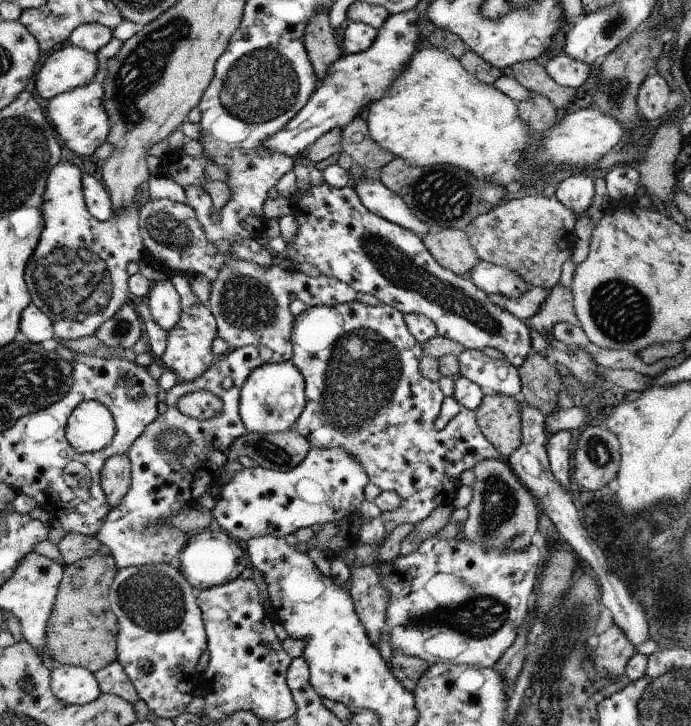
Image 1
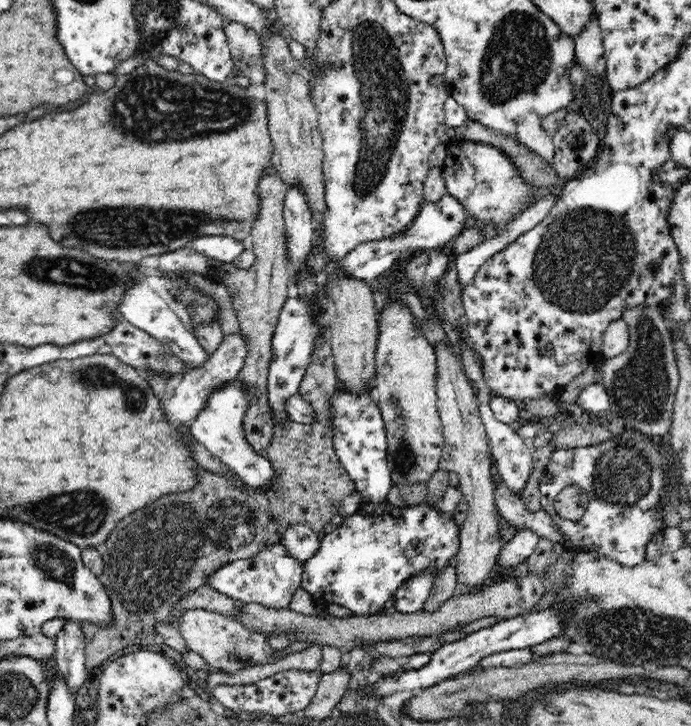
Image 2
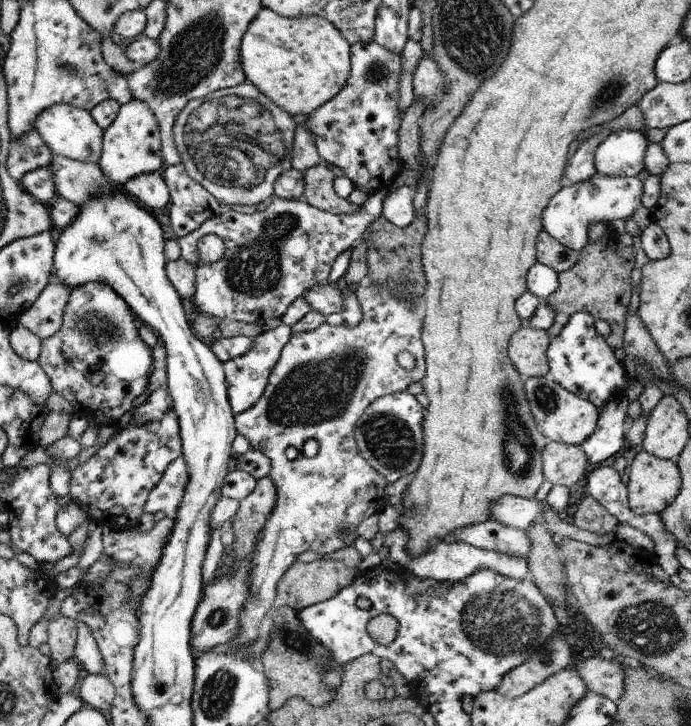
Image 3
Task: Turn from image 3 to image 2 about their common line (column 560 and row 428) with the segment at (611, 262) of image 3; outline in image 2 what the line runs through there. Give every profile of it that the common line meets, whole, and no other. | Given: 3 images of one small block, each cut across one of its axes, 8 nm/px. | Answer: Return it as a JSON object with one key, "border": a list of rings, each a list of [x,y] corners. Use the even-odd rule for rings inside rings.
{"border":[[[325,321],[326,326],[323,328],[322,332],[317,336],[317,343],[315,344],[314,353],[311,359],[311,364],[306,370],[303,379],[300,383],[300,388],[298,390],[298,395],[312,408],[314,409],[315,415],[312,423],[295,423],[291,418],[288,419],[285,423],[273,423],[273,435],[271,436],[271,441],[269,442],[267,448],[267,460],[272,464],[274,468],[274,476],[271,478],[271,489],[264,489],[259,492],[259,490],[253,490],[252,487],[246,486],[246,490],[242,490],[242,487],[238,487],[232,479],[215,474],[214,472],[209,472],[208,470],[202,469],[198,470],[197,482],[199,482],[193,489],[187,490],[183,493],[174,493],[168,494],[168,496],[161,496],[156,499],[154,504],[146,506],[146,508],[140,508],[138,512],[134,512],[134,518],[124,518],[114,530],[112,534],[108,535],[108,538],[97,547],[97,550],[102,555],[103,558],[103,571],[97,575],[97,579],[103,584],[106,594],[109,596],[109,599],[112,602],[112,622],[111,625],[103,626],[96,625],[86,621],[82,624],[82,631],[84,631],[84,641],[86,641],[86,670],[90,672],[92,668],[98,667],[104,662],[104,660],[110,658],[112,654],[116,654],[118,651],[123,650],[127,646],[138,646],[143,644],[153,645],[158,640],[152,635],[152,628],[157,622],[165,622],[172,615],[171,610],[174,609],[174,606],[178,604],[178,601],[181,601],[182,597],[185,597],[185,594],[194,592],[200,586],[208,585],[207,578],[214,574],[217,570],[220,570],[225,564],[232,562],[233,560],[240,560],[256,556],[261,550],[266,550],[269,546],[279,542],[280,536],[284,534],[284,530],[290,526],[290,524],[309,524],[311,529],[314,532],[322,534],[322,530],[325,528],[326,524],[330,523],[330,520],[334,516],[338,515],[338,510],[340,510],[340,505],[342,501],[348,495],[352,494],[355,491],[354,481],[349,477],[347,471],[342,467],[342,464],[339,462],[339,458],[335,453],[334,443],[332,440],[333,430],[332,430],[332,417],[333,410],[330,407],[330,402],[334,398],[334,394],[338,388],[337,386],[337,376],[336,368],[333,360],[333,353],[331,349],[331,341],[329,336],[328,324]]]}

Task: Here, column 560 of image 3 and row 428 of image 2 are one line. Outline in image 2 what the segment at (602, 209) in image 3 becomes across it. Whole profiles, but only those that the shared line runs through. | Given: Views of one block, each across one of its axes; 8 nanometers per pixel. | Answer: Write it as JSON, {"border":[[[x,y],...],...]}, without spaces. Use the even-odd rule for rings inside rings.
{"border":[[[240,381],[227,382],[222,385],[222,388],[214,391],[214,394],[208,399],[208,404],[191,421],[189,425],[189,432],[191,436],[200,444],[203,444],[218,461],[230,467],[236,475],[248,487],[253,490],[271,489],[271,478],[274,476],[274,468],[264,455],[258,455],[256,450],[252,449],[246,435],[244,435],[244,414],[246,408],[250,405],[250,400],[253,398],[245,388],[243,388]]]}

